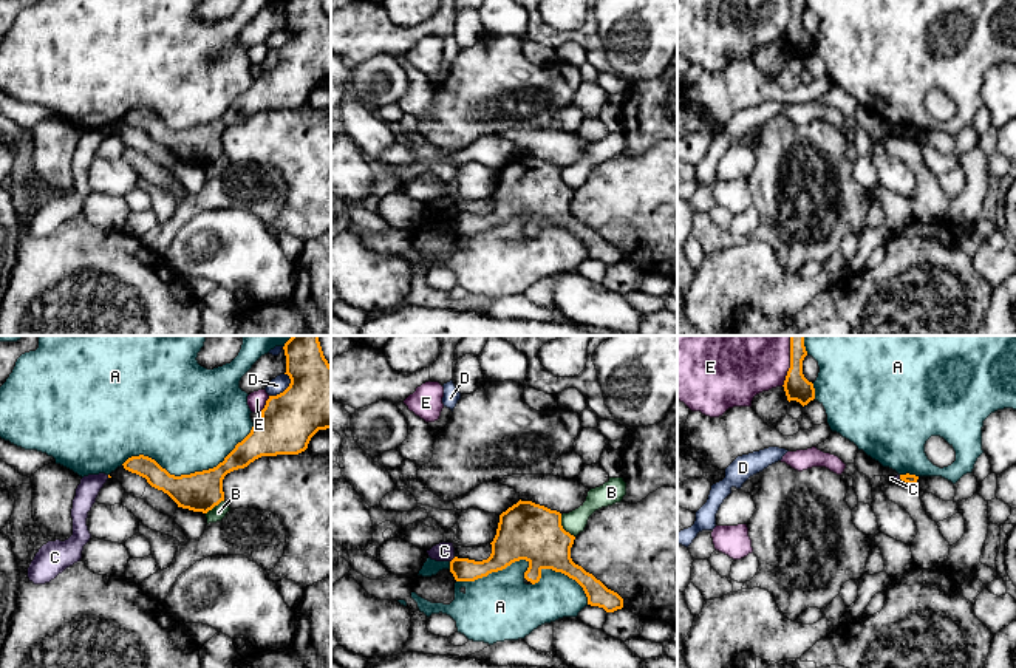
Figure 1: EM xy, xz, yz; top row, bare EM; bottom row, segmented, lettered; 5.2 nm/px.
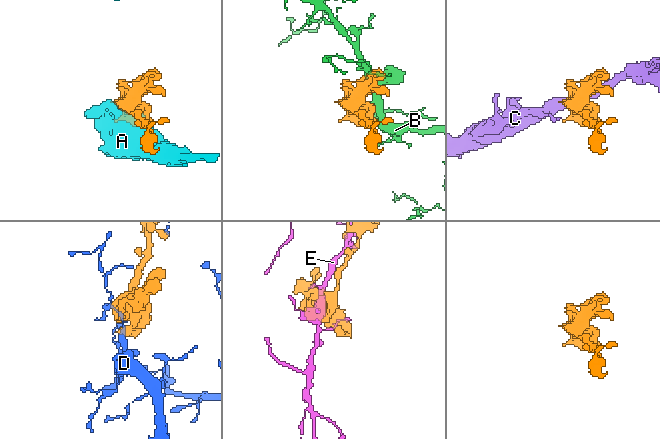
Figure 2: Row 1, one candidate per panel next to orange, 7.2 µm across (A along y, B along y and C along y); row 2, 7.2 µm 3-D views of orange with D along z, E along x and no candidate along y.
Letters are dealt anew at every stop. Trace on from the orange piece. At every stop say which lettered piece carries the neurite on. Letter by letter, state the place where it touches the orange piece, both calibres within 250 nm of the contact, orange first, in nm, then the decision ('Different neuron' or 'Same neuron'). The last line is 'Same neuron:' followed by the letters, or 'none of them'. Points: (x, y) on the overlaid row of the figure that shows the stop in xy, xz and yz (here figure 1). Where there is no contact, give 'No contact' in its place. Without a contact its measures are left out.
A: Touches orange at xy (190, 473). Thickness 200 nm (orange) against 480 nm. Different neuron
B: Touches orange at xz (562, 528). Thickness 300 nm (orange) against 120 nm. Different neuron
C: Touches orange at xz (452, 560). Thickness 120 nm (orange) against 100 nm. Different neuron
D: Touches orange at xy (286, 388). Thickness 340 nm (orange) against 90 nm. Different neuron
E: Touches orange at yz (790, 361). Thickness 140 nm (orange) against 480 nm. Different neuron
Same neuron: none of them

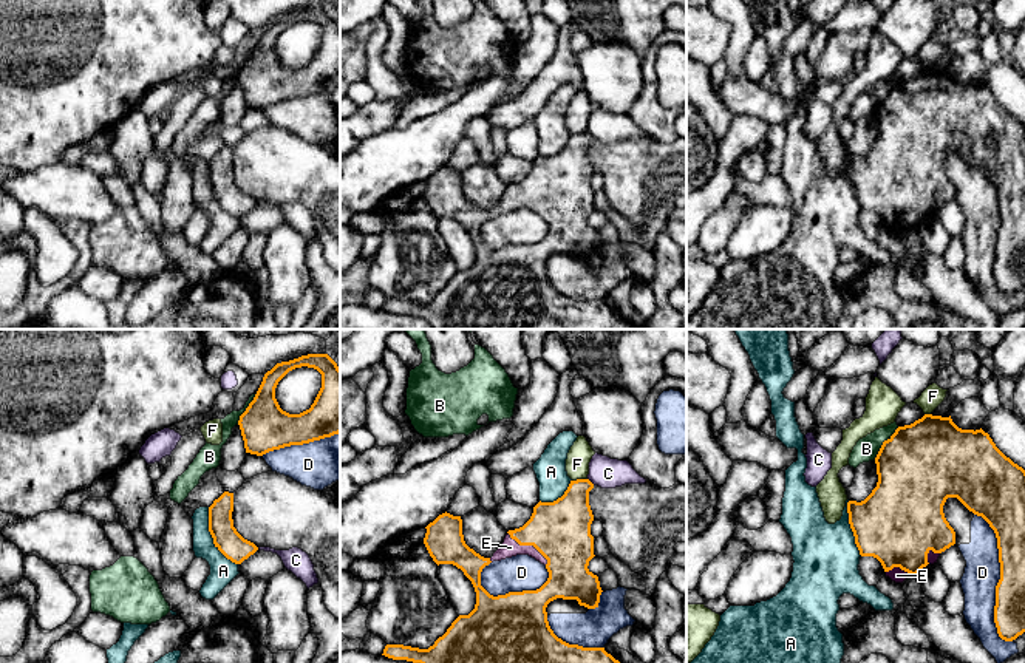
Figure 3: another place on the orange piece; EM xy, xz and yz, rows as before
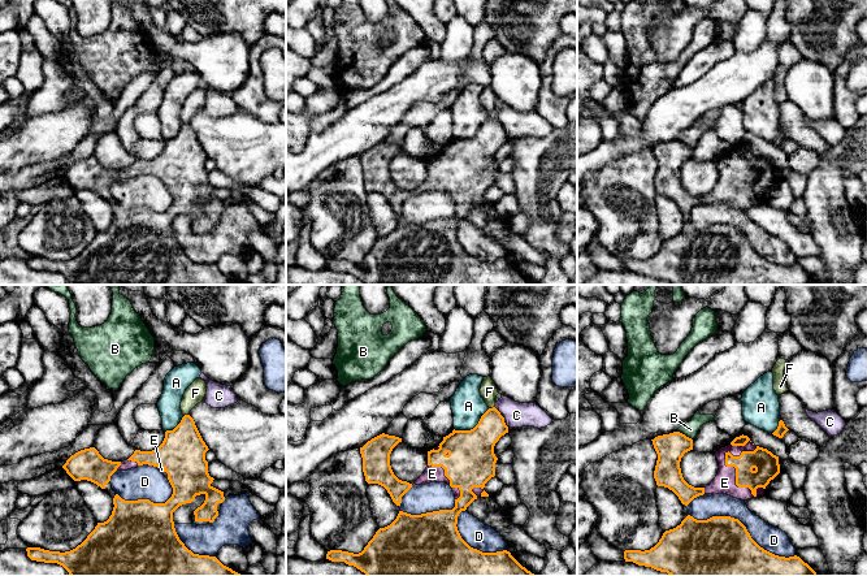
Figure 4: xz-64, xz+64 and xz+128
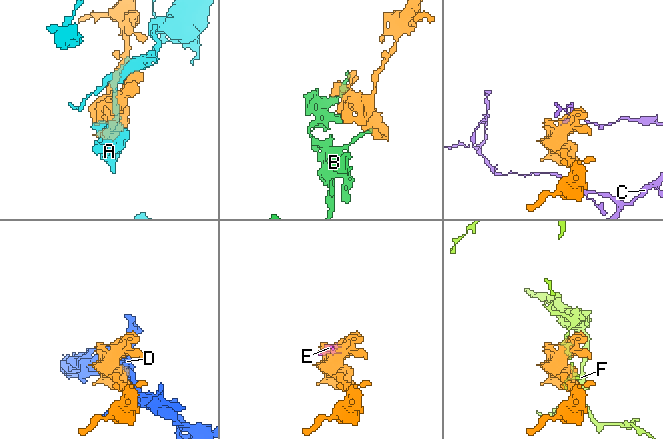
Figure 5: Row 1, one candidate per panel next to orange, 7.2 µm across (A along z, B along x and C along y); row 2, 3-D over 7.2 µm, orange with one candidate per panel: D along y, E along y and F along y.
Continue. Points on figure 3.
A: Touches orange at xy (212, 537). Thickness 140 nm (orange) against 140 nm. Different neuron
B: Touches orange at yz (883, 444). Thickness 440 nm (orange) against 120 nm. Different neuron
C: Touches orange at xz (589, 481). Thickness 260 nm (orange) against 160 nm. Different neuron
D: Touches orange at yz (999, 580). Thickness 160 nm (orange) against 190 nm. Different neuron
E: Touches orange at xz (527, 544). Thickness 320 nm (orange) against 90 nm. Same neuron
F: Touches orange at xz (578, 479). Thickness 280 nm (orange) against 130 nm. Different neuron
Same neuron: E

